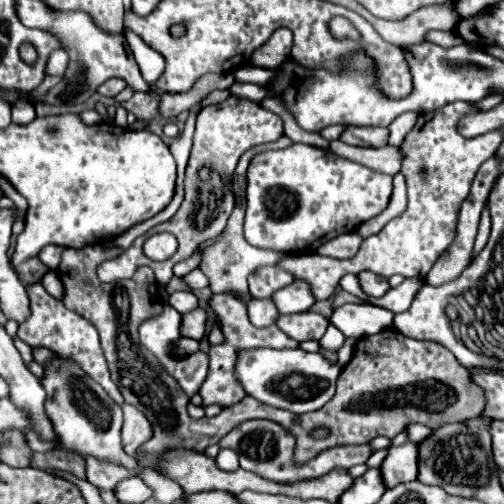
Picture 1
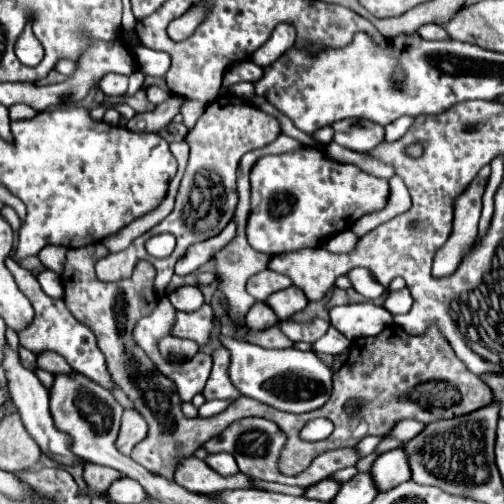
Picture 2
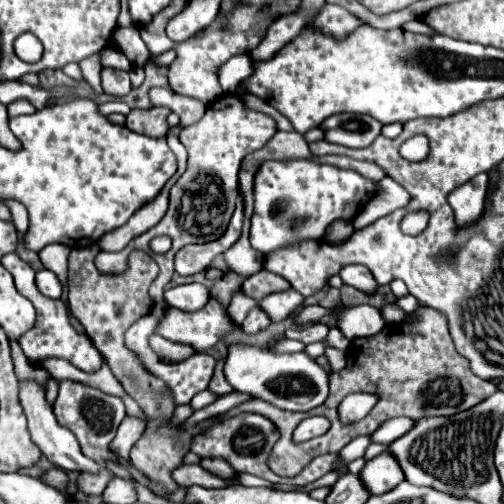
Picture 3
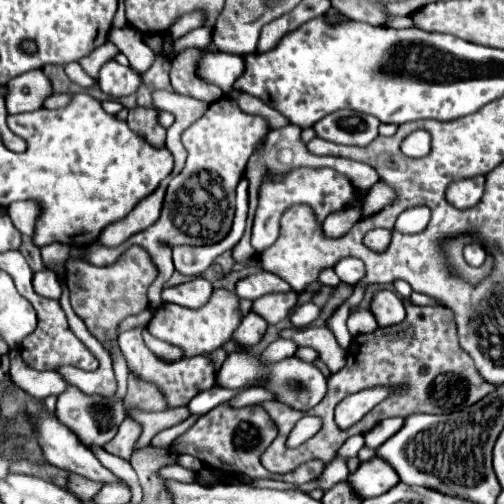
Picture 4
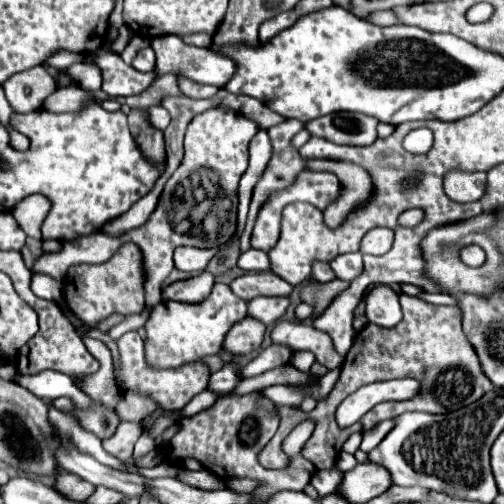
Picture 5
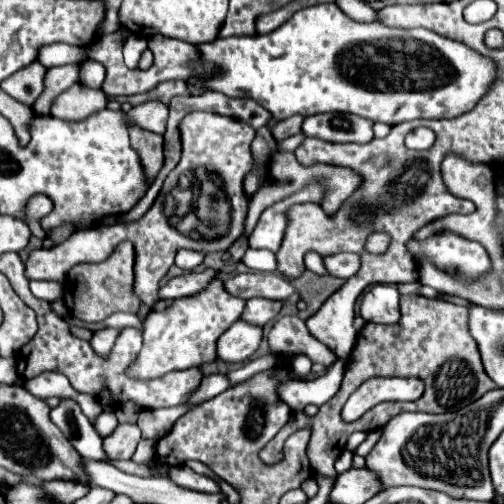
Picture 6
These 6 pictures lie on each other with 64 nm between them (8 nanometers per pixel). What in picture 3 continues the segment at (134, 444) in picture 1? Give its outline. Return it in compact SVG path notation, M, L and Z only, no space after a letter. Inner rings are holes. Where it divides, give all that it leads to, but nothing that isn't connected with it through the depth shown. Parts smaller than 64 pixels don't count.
M126 416L118 428L116 438L110 442L110 450L114 454L118 454L120 458L128 458L130 448L140 440L140 436L144 434L144 422L138 418L130 418Z

